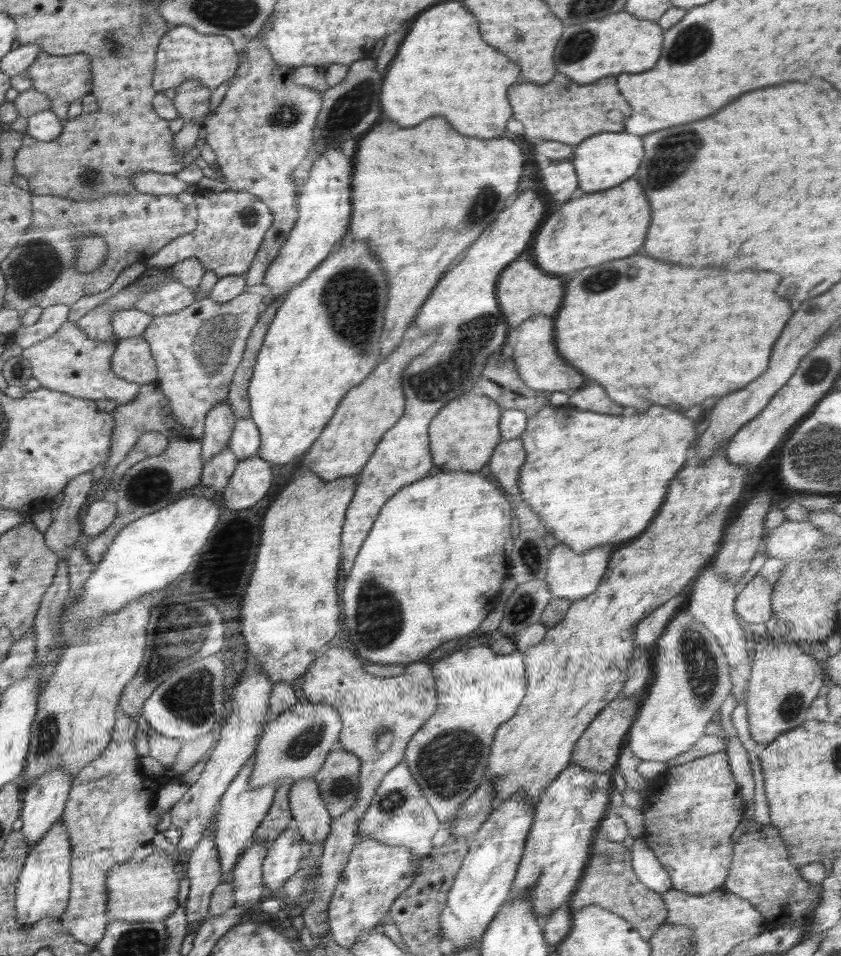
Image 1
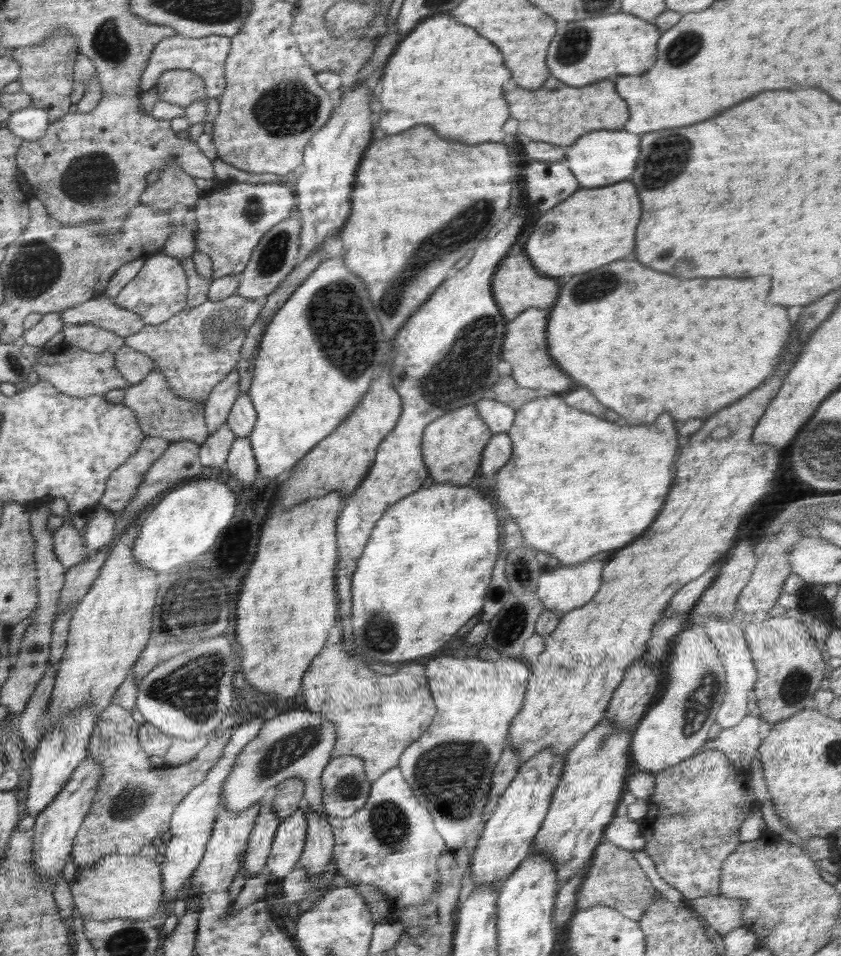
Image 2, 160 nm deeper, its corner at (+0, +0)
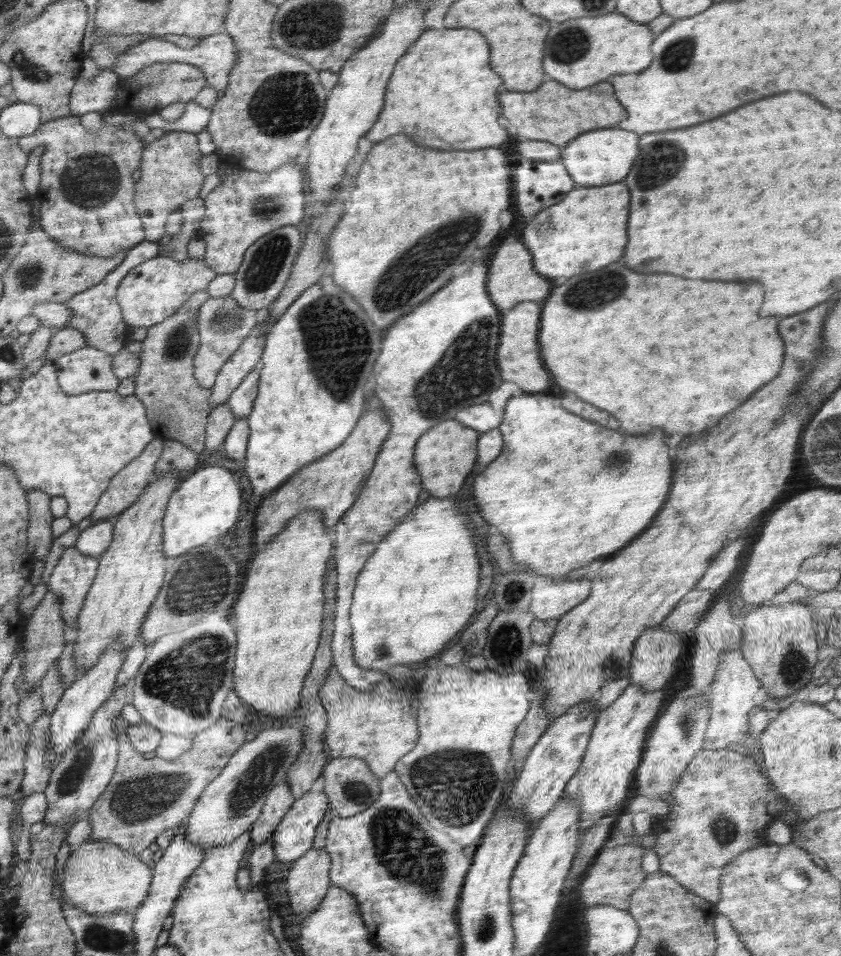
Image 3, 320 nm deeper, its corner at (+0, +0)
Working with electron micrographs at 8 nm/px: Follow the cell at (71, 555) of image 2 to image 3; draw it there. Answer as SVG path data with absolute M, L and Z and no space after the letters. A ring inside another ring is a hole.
M69 547L60 556L50 576L48 592L59 594L61 615L69 628L69 636L76 632L79 613L98 576L98 568L97 557L82 554L76 547Z

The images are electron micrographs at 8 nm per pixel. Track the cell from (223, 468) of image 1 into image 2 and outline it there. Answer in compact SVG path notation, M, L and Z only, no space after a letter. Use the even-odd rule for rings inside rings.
M228 424L220 426L216 432L210 432L210 437L199 446L199 459L203 468L226 467L229 448L234 444L235 436Z

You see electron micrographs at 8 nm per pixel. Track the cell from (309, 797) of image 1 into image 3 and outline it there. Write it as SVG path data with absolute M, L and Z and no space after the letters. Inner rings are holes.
M311 847L299 861L292 864L286 887L290 906L295 915L306 919L320 907L330 888L330 856L326 848Z

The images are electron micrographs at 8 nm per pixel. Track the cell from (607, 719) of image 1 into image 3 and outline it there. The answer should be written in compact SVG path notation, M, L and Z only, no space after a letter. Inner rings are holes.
M660 625L644 629L635 640L628 678L630 685L636 685L643 691L661 689L672 678L680 664L680 656L686 652L686 638L686 633L673 633Z

